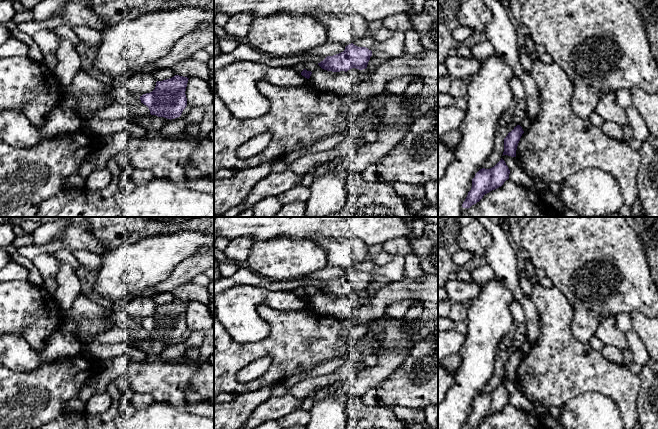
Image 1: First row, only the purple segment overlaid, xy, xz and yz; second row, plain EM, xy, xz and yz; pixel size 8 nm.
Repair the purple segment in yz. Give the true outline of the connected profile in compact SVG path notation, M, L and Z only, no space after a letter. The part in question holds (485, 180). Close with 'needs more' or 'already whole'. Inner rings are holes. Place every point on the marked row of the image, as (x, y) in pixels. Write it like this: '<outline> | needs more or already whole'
M502 158L494 167L480 169L472 179L471 190L468 192L462 207L470 208L479 202L485 194L501 187L509 179L509 174L510 170Z | already whole

